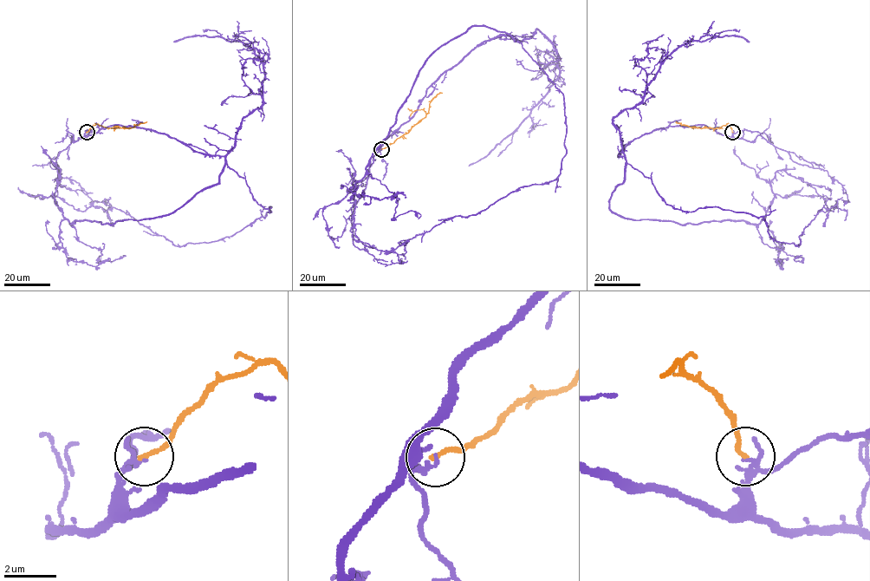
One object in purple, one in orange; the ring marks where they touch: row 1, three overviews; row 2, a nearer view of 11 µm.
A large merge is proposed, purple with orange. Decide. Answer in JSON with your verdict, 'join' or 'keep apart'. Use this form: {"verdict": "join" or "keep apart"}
{"verdict": "keep apart"}

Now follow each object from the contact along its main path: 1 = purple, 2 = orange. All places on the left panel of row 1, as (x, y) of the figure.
1: (86, 133), (137, 126), (224, 158), (170, 213), (113, 224), (71, 224), (57, 172), (57, 196), (112, 220)
2: (86, 132), (98, 124), (107, 127), (129, 128), (146, 121)

